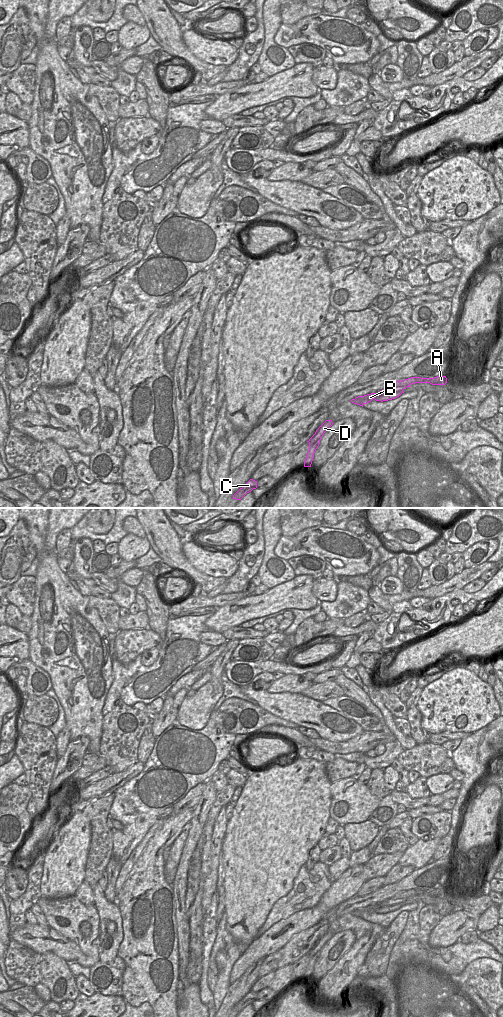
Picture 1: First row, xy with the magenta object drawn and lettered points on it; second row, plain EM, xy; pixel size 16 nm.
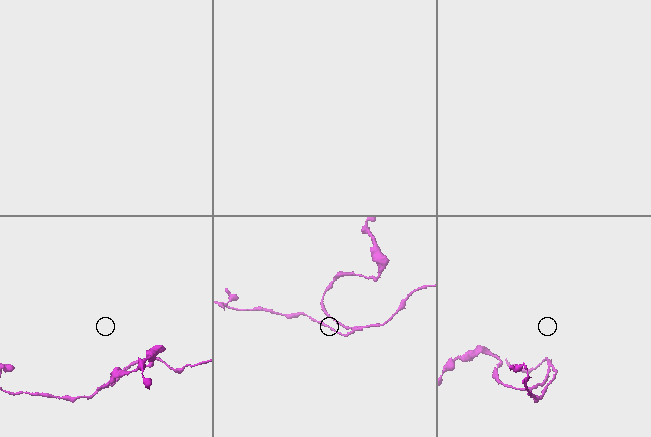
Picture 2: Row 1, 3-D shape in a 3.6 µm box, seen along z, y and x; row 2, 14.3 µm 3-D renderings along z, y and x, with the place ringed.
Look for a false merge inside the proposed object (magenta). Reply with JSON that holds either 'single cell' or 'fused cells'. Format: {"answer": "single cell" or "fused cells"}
{"answer": "fused cells"}

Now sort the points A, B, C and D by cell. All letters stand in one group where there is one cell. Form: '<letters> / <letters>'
A C / B D

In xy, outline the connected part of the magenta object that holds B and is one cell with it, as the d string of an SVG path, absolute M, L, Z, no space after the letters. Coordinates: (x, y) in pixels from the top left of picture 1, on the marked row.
M403 390L398 391L396 393L384 394L384 395L377 395L376 393L371 393L364 396L358 396L355 399L352 399L351 402L363 407L364 404L371 402L373 399L381 402L388 401L399 397L402 393L404 393Z

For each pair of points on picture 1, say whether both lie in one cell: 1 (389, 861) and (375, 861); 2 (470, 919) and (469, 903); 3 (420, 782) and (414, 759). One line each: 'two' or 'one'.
1: one
2: two
3: two

